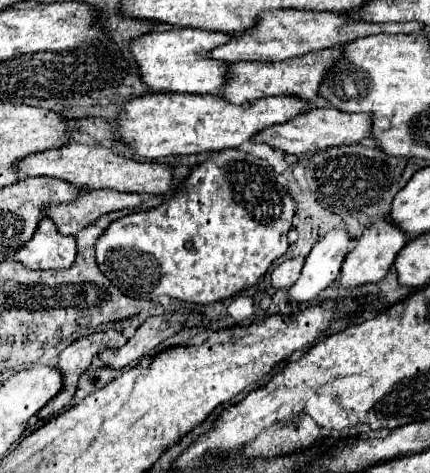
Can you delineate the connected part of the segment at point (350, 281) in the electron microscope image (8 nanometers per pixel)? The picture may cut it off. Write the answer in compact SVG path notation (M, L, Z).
M386 219L374 223L366 235L362 235L362 239L358 239L356 247L346 255L344 263L342 263L342 273L338 277L338 287L342 289L352 289L352 287L360 287L366 283L380 283L386 273L390 271L398 251L408 243L408 239L402 235L402 231L394 231L394 227L390 227L390 223L386 223Z

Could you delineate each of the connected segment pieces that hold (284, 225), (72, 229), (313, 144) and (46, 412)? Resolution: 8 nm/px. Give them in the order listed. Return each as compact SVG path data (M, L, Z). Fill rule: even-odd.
M226 149L198 165L168 203L150 211L130 213L110 223L102 239L96 243L96 259L102 273L110 275L114 285L134 299L168 295L186 303L208 305L232 299L236 293L256 287L272 261L288 251L288 231L292 229L294 215L296 203L288 189L278 183L274 169L264 159L238 149Z
M84 191L74 203L60 203L46 207L46 217L52 217L62 235L76 235L82 227L88 227L98 217L120 211L120 209L138 209L144 203L144 197L138 193L120 193L120 191Z
M332 105L318 107L314 111L302 113L294 117L290 123L280 123L278 127L268 127L266 131L260 131L252 141L266 143L274 149L282 149L286 153L302 155L306 151L322 151L330 147L342 147L342 145L354 145L358 141L370 139L372 135L372 115L368 113L344 113Z
M110 329L108 333L92 333L92 335L80 337L74 343L70 343L58 357L58 369L62 373L64 385L58 391L58 395L54 399L50 399L46 403L46 407L42 407L42 411L38 413L38 419L46 421L46 419L58 415L72 401L82 371L90 365L90 361L98 355L100 349L104 349L104 347L118 349L124 343L126 343L124 335L114 329Z

